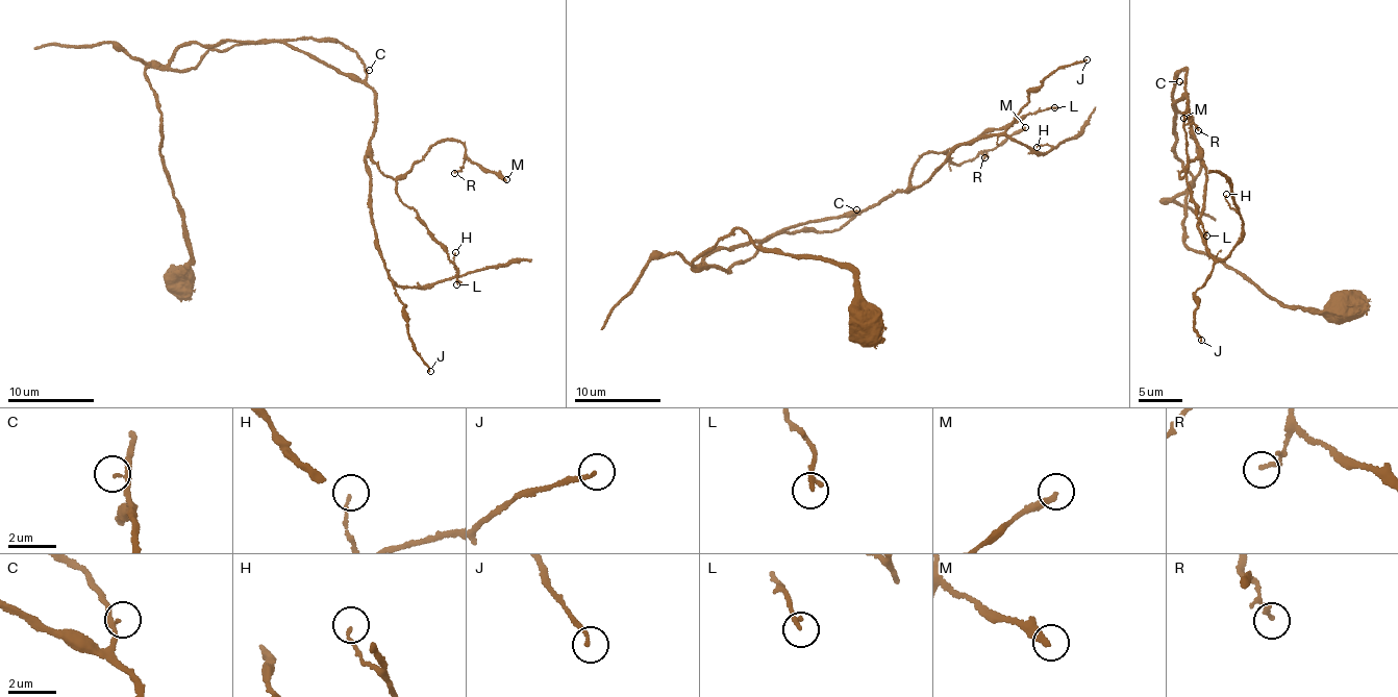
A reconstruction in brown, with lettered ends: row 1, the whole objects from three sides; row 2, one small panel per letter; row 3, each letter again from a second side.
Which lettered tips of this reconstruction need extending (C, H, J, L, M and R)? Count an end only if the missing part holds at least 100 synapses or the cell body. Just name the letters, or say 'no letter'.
no letter

